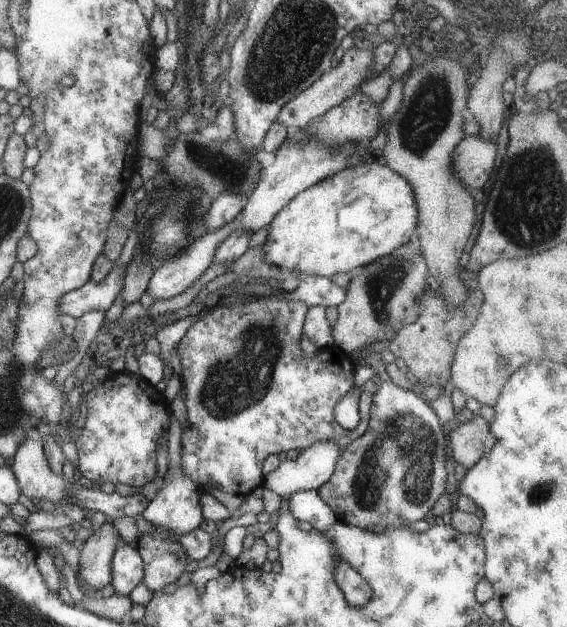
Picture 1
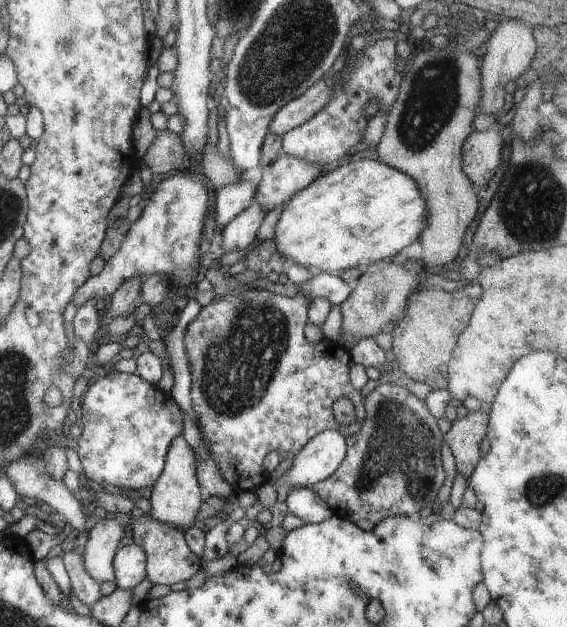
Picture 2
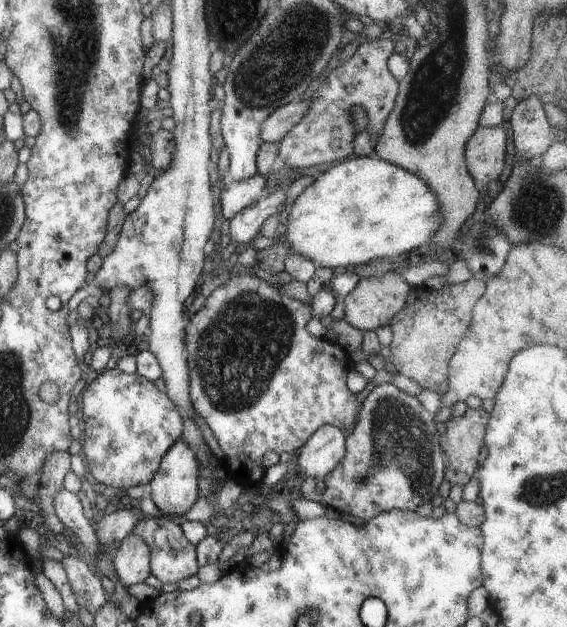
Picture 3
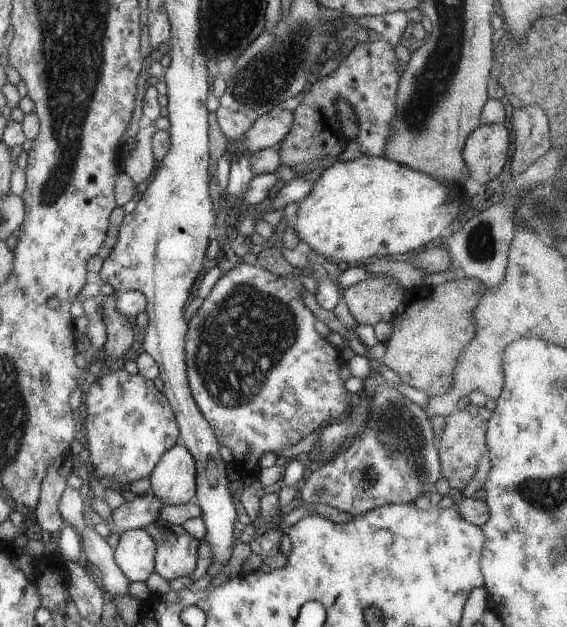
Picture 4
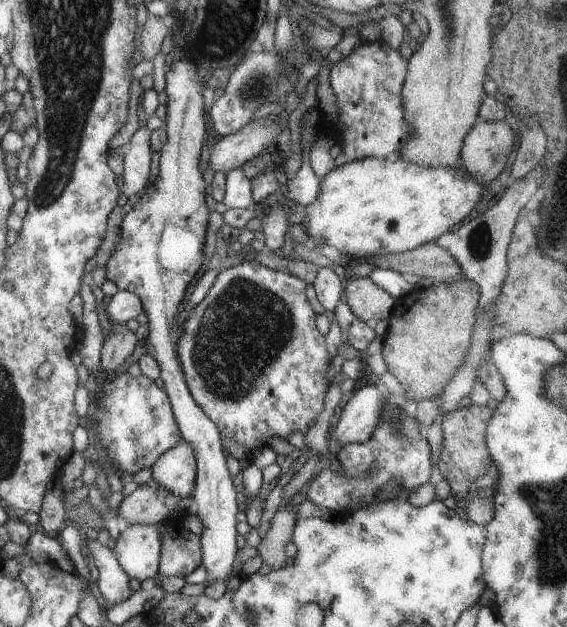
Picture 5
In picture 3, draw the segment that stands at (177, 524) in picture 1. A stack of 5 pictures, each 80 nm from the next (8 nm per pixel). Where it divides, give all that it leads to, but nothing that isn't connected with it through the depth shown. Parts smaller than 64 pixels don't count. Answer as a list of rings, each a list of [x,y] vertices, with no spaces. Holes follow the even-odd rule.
[[[181,438],[177,439],[161,458],[158,469],[154,472],[150,487],[149,497],[153,504],[164,516],[177,517],[185,514],[195,500],[197,500],[197,491],[195,490],[195,479],[199,475],[198,462],[196,456],[189,448],[189,445]]]

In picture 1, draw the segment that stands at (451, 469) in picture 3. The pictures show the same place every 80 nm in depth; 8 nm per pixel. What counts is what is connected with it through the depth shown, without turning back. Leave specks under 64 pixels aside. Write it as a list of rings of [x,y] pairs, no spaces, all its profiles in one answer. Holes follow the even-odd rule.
[[[473,416],[473,418],[466,423],[457,423],[457,426],[449,431],[449,444],[452,448],[453,457],[456,462],[462,464],[463,467],[469,468],[472,464],[475,464],[483,456],[483,440],[490,428],[488,423],[479,416]]]

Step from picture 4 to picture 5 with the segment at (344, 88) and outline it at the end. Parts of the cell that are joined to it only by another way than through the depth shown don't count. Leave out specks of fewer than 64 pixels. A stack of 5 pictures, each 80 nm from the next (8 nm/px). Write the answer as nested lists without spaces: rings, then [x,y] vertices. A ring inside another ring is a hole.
[[[357,35],[356,40],[357,45],[347,57],[329,66],[329,86],[337,98],[343,135],[340,153],[346,162],[367,157],[395,157],[405,141],[411,140],[408,124],[402,120],[400,95],[407,61],[382,39],[363,41]]]

